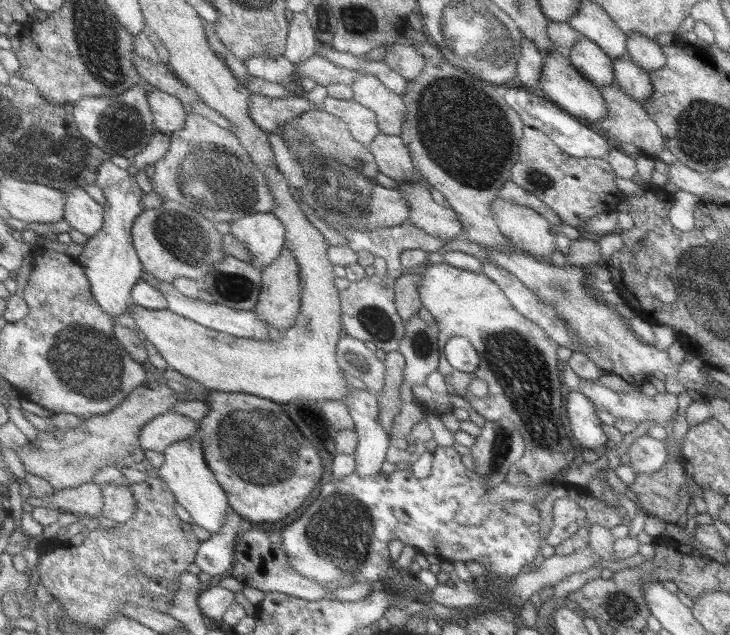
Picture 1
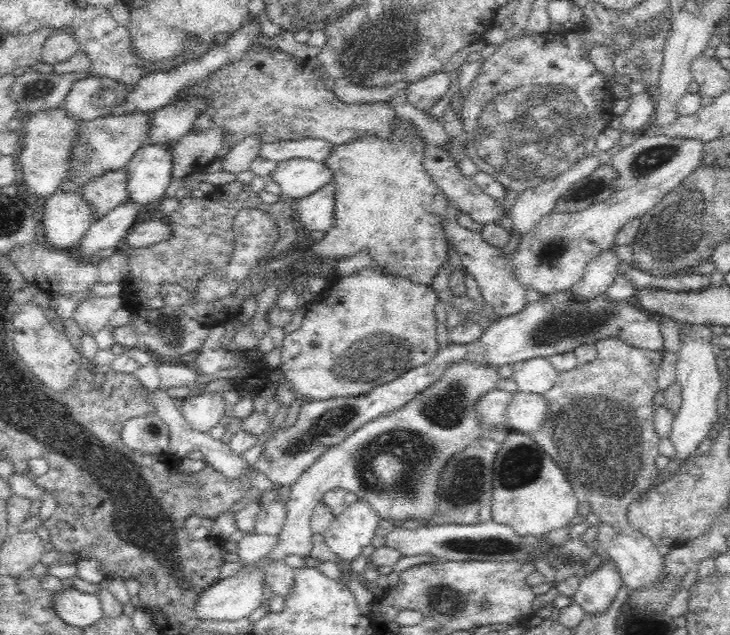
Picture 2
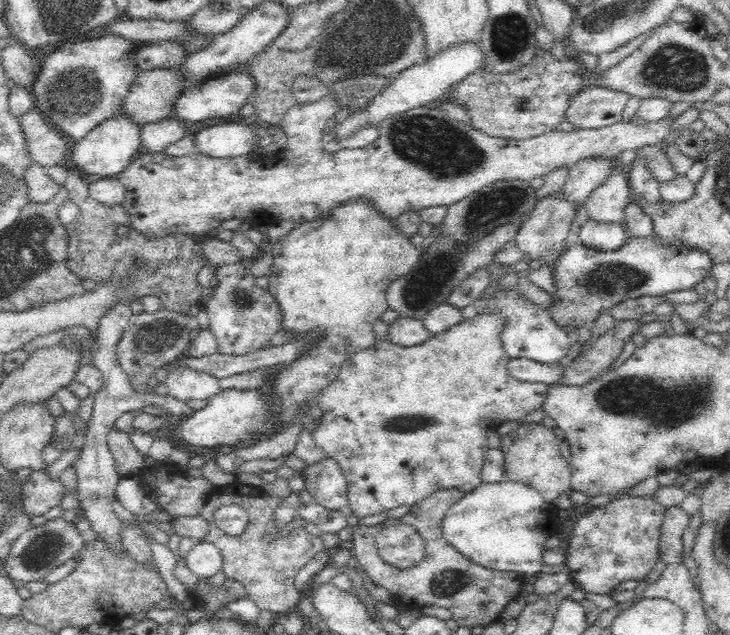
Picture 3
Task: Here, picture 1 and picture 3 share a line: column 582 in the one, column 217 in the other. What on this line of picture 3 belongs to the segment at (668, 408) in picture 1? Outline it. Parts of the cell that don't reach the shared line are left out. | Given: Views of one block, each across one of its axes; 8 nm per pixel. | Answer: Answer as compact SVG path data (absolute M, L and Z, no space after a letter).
M179 361L174 363L173 367L169 370L165 385L168 388L167 394L180 402L188 402L188 400L210 400L212 396L216 396L218 392L223 391L220 385L218 385L217 378L204 372L196 372L195 370L190 370L190 368L181 366Z

